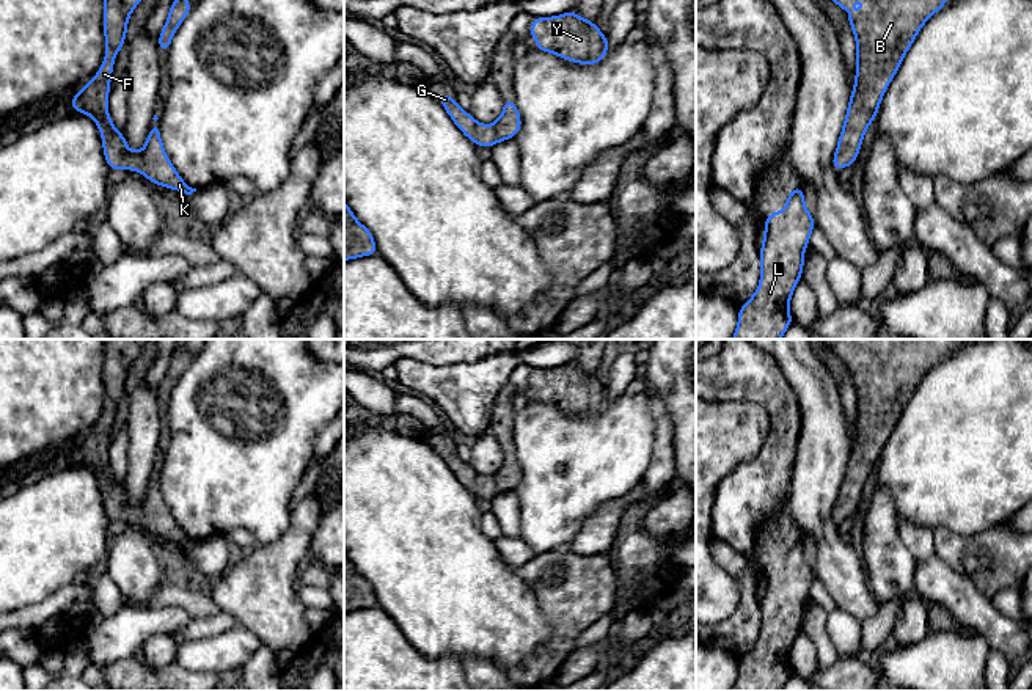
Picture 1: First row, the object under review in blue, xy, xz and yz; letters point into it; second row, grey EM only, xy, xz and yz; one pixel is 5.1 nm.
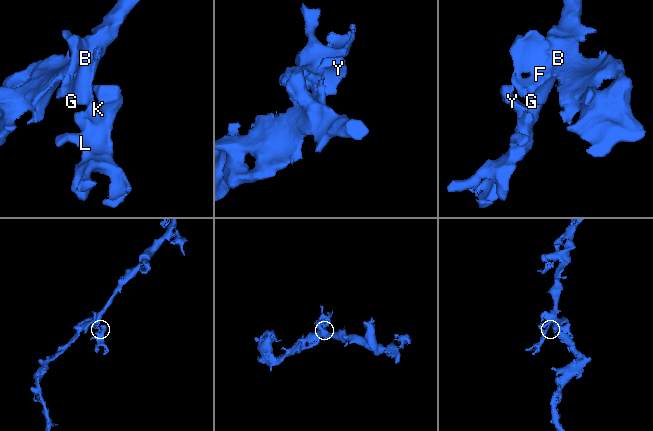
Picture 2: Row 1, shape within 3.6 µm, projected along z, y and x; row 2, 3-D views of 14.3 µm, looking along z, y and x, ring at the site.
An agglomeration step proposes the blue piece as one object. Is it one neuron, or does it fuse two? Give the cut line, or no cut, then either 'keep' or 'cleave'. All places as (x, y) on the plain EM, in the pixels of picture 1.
no cut | keep

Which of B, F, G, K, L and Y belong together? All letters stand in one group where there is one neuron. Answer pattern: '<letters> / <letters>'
B F G K L Y

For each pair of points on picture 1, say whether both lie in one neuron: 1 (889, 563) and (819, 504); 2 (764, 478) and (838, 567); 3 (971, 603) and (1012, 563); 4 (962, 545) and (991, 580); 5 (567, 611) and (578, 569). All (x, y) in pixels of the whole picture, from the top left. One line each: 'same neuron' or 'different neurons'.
1: different neurons
2: different neurons
3: different neurons
4: same neuron
5: same neuron

